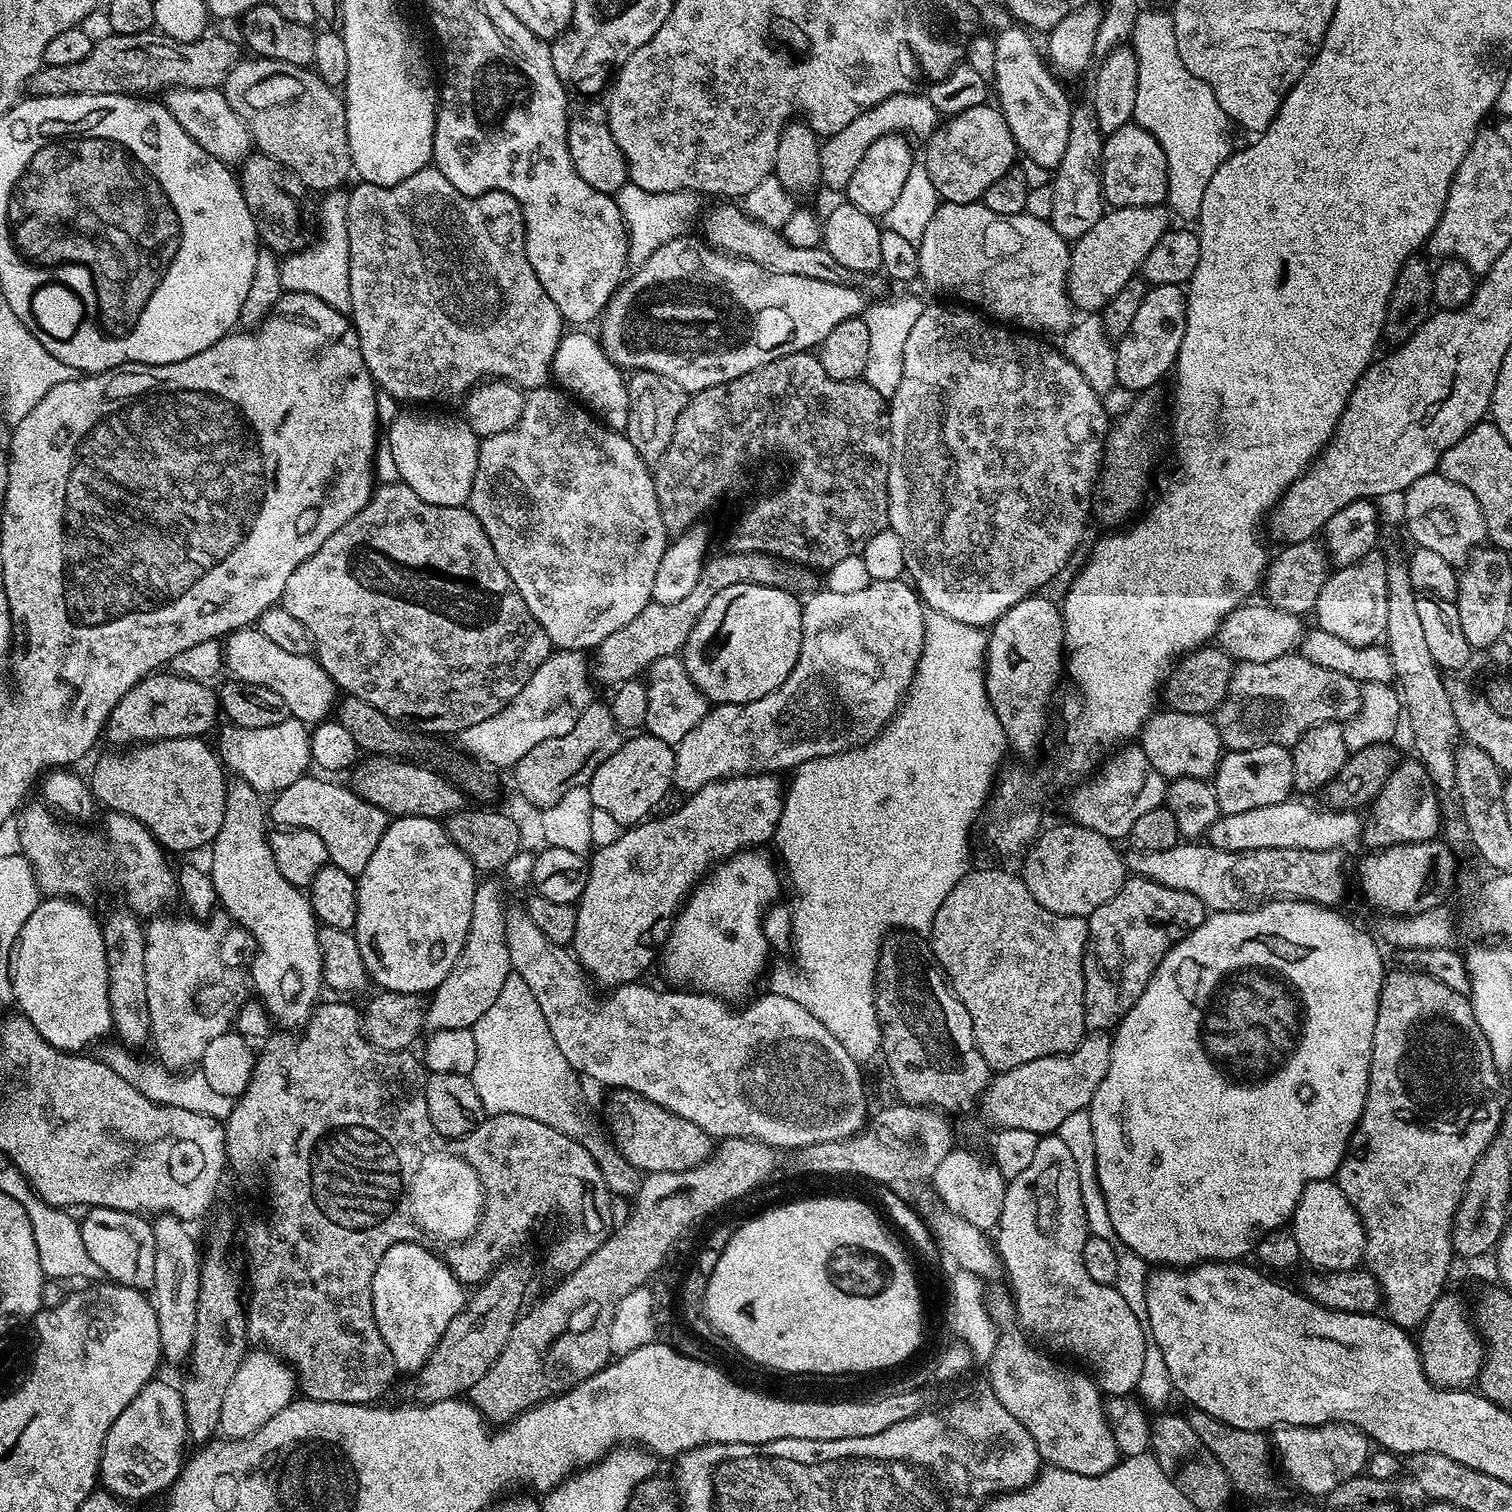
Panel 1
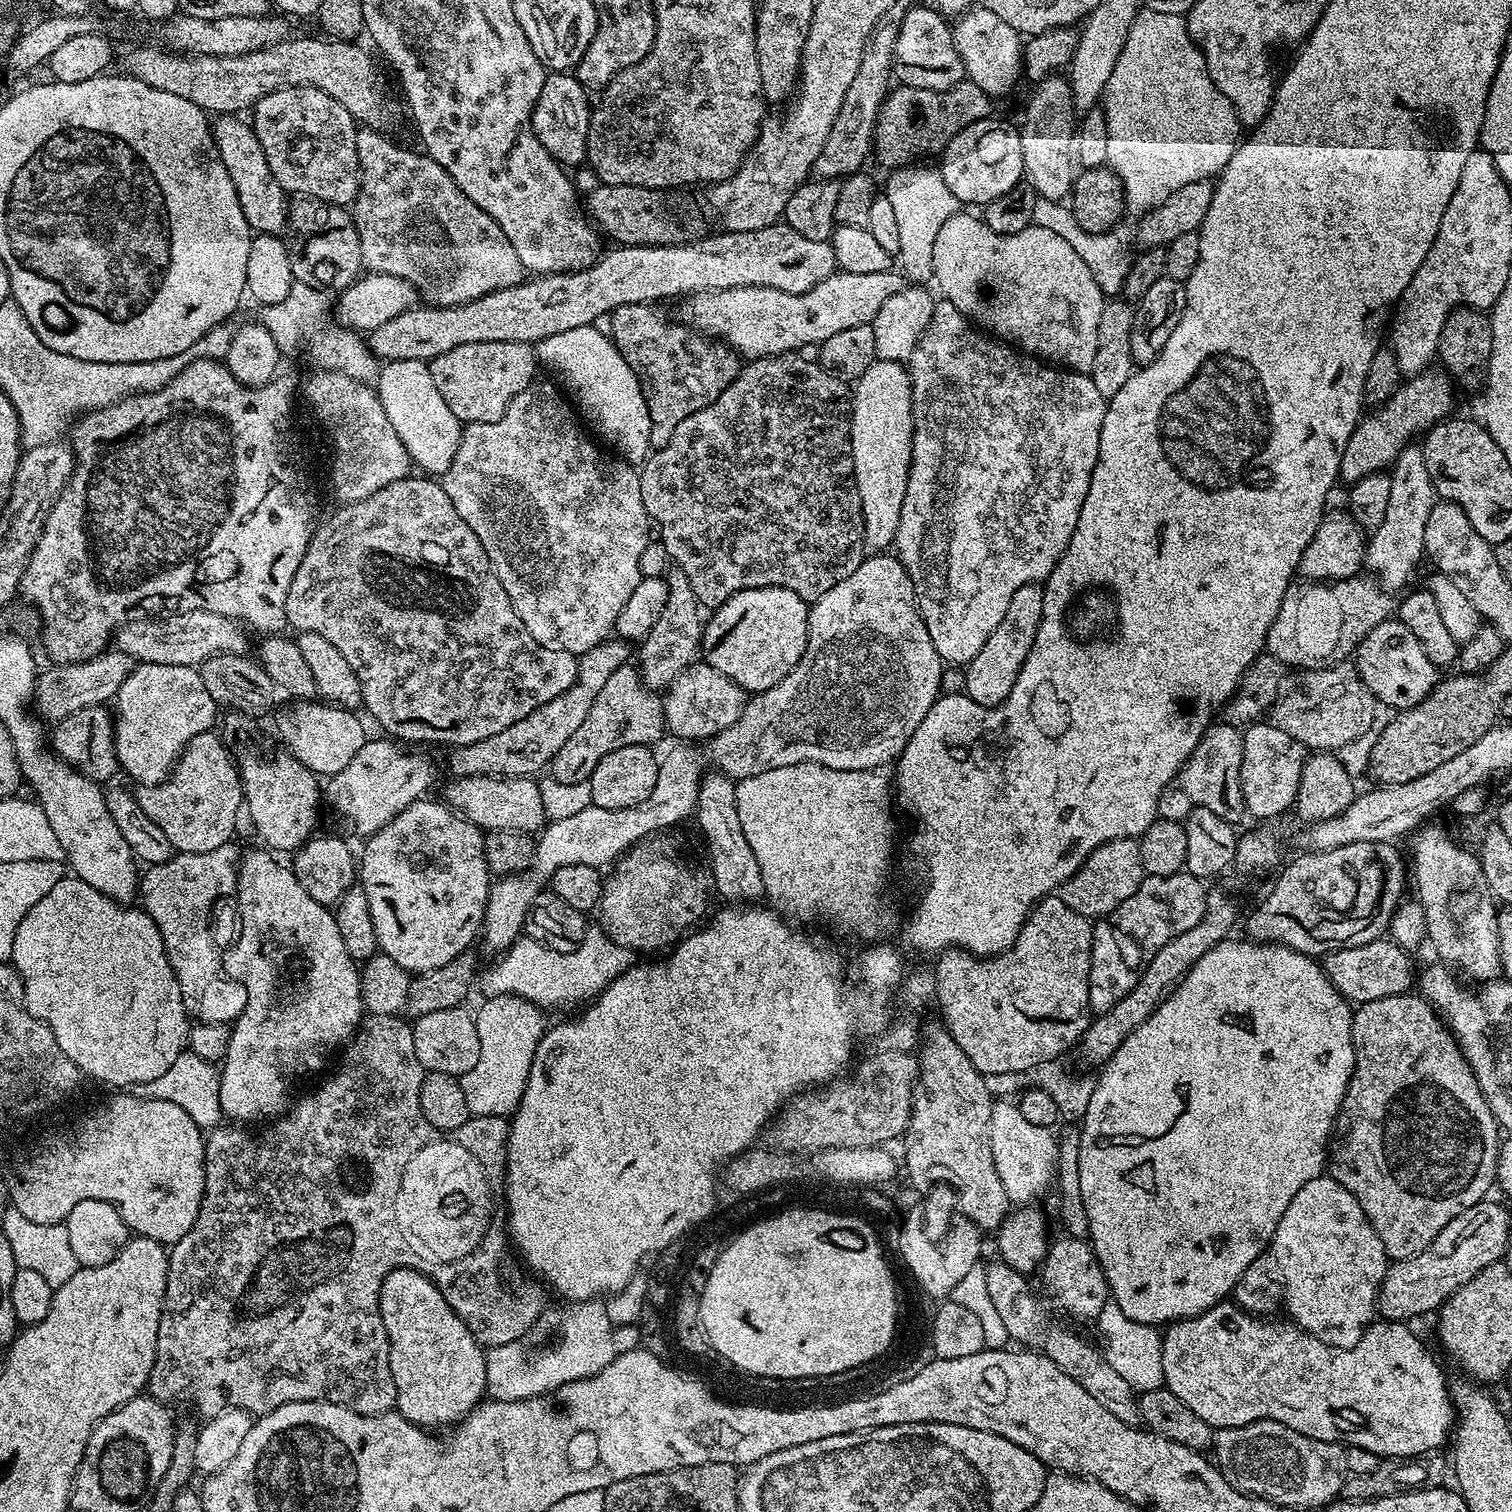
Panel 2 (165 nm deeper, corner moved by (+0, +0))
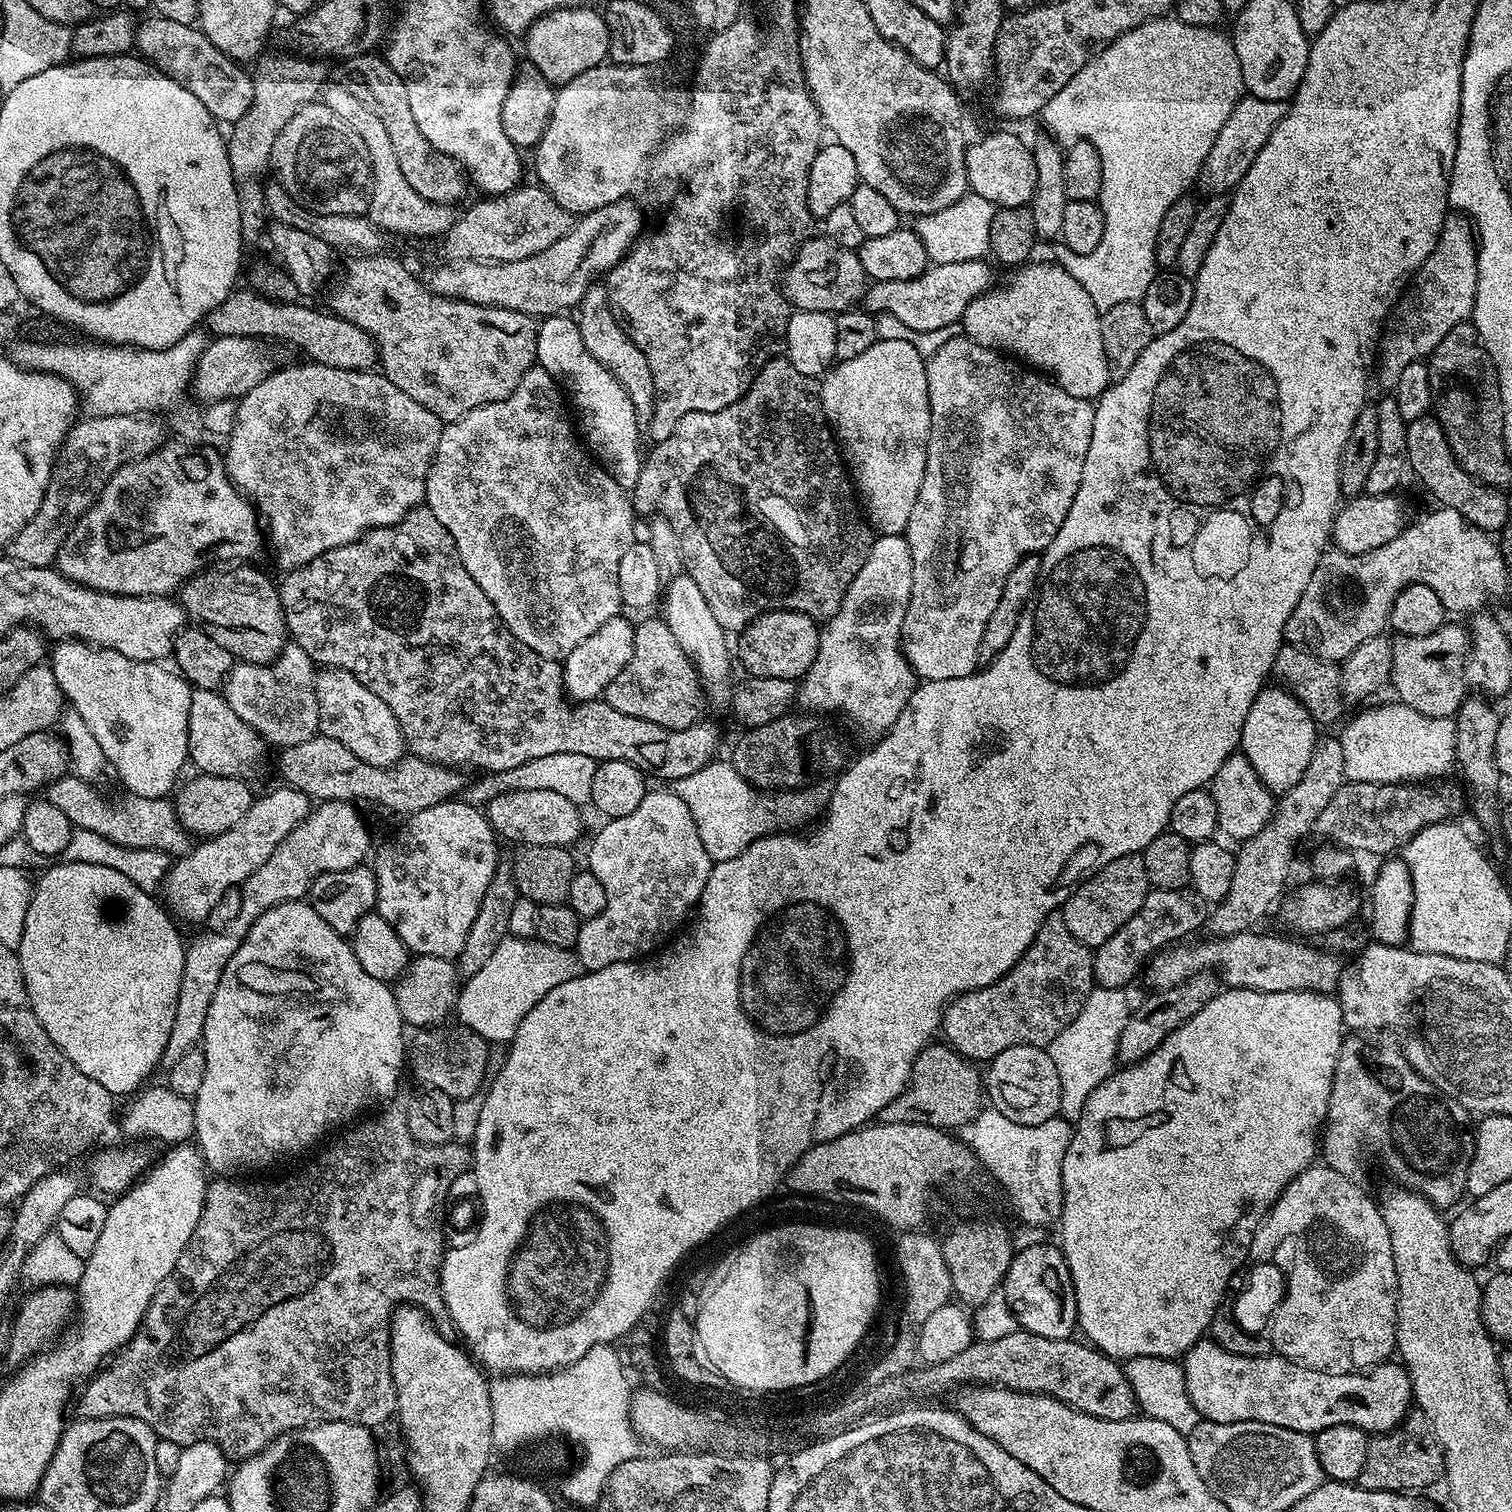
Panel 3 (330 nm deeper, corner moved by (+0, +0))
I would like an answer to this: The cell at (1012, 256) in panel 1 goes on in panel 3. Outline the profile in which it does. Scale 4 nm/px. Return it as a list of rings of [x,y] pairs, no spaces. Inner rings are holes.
[[[1029,262],[1017,267],[1013,271],[1016,273],[1001,288],[993,287],[978,298],[974,298],[974,302],[966,306],[966,314],[962,321],[963,335],[978,342],[978,346],[994,348],[997,352],[1007,354],[1041,373],[1051,374],[1054,383],[1062,390],[1066,390],[1066,394],[1074,394],[1074,398],[1095,402],[1108,389],[1110,383],[1108,359],[1102,346],[1100,325],[1102,314],[1094,306],[1090,294],[1086,294],[1082,282],[1078,282],[1078,278],[1074,278],[1074,274],[1070,274],[1063,263],[1036,263]]]

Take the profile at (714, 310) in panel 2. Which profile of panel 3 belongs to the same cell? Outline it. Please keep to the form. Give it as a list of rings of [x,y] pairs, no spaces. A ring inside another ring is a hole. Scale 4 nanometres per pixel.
[[[984,260],[970,262],[946,262],[932,264],[918,278],[910,278],[902,282],[882,282],[877,280],[867,285],[862,297],[862,304],[873,314],[884,313],[898,318],[910,330],[930,331],[950,323],[963,321],[966,306],[974,302],[982,293],[993,287],[992,268]]]

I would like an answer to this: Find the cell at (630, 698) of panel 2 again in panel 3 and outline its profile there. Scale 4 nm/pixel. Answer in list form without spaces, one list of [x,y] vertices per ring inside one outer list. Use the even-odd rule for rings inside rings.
[[[663,619],[644,620],[641,624],[637,623],[635,629],[634,654],[626,662],[622,674],[618,674],[618,678],[610,682],[603,699],[607,700],[610,706],[614,706],[614,710],[622,710],[622,714],[630,714],[634,718],[646,718],[646,722],[654,722],[658,726],[682,730],[697,723],[702,716],[700,711],[704,706],[706,707],[706,699],[691,657],[679,646],[674,634],[671,633],[670,626],[665,624]]]

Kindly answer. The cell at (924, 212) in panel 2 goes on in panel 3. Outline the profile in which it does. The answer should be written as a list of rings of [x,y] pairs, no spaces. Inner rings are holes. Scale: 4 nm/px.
[[[969,191],[962,198],[958,198],[954,206],[946,206],[946,210],[915,217],[914,231],[922,246],[926,246],[926,254],[932,264],[984,260],[989,255],[990,222],[994,222],[996,209],[995,204],[986,202],[986,198]]]

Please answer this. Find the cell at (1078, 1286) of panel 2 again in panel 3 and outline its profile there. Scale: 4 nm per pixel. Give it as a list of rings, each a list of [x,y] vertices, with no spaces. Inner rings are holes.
[[[1055,1243],[1017,1251],[1004,1275],[1002,1295],[1023,1331],[1051,1340],[1067,1340],[1077,1331],[1076,1291],[1064,1253]]]

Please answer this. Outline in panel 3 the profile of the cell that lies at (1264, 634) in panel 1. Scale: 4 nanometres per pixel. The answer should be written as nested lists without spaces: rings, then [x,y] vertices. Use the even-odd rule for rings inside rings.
[[[1436,506],[1433,509],[1433,512],[1426,513],[1417,524],[1409,523],[1404,531],[1398,534],[1398,538],[1394,538],[1394,542],[1386,542],[1386,546],[1378,546],[1378,550],[1366,550],[1366,554],[1346,554],[1339,550],[1325,552],[1323,558],[1318,562],[1318,566],[1312,575],[1312,580],[1306,586],[1302,598],[1298,598],[1298,606],[1294,606],[1294,614],[1290,614],[1290,618],[1286,622],[1284,634],[1287,643],[1297,646],[1316,646],[1312,644],[1320,644],[1318,655],[1323,660],[1342,662],[1351,652],[1358,650],[1358,646],[1362,646],[1362,642],[1366,642],[1366,638],[1379,636],[1388,628],[1388,619],[1390,618],[1390,610],[1394,606],[1394,598],[1398,598],[1398,594],[1402,594],[1402,590],[1406,590],[1406,586],[1411,584],[1430,586],[1430,590],[1434,590],[1434,594],[1438,594],[1438,598],[1442,598],[1442,606],[1449,613],[1468,612],[1467,614],[1475,614],[1487,609],[1491,600],[1496,600],[1499,596],[1506,595],[1510,574],[1506,570],[1506,562],[1500,553],[1499,543],[1489,533],[1483,532],[1481,528],[1475,528],[1470,522],[1466,522],[1462,518],[1462,514],[1458,514],[1458,510],[1450,510],[1443,506]]]

